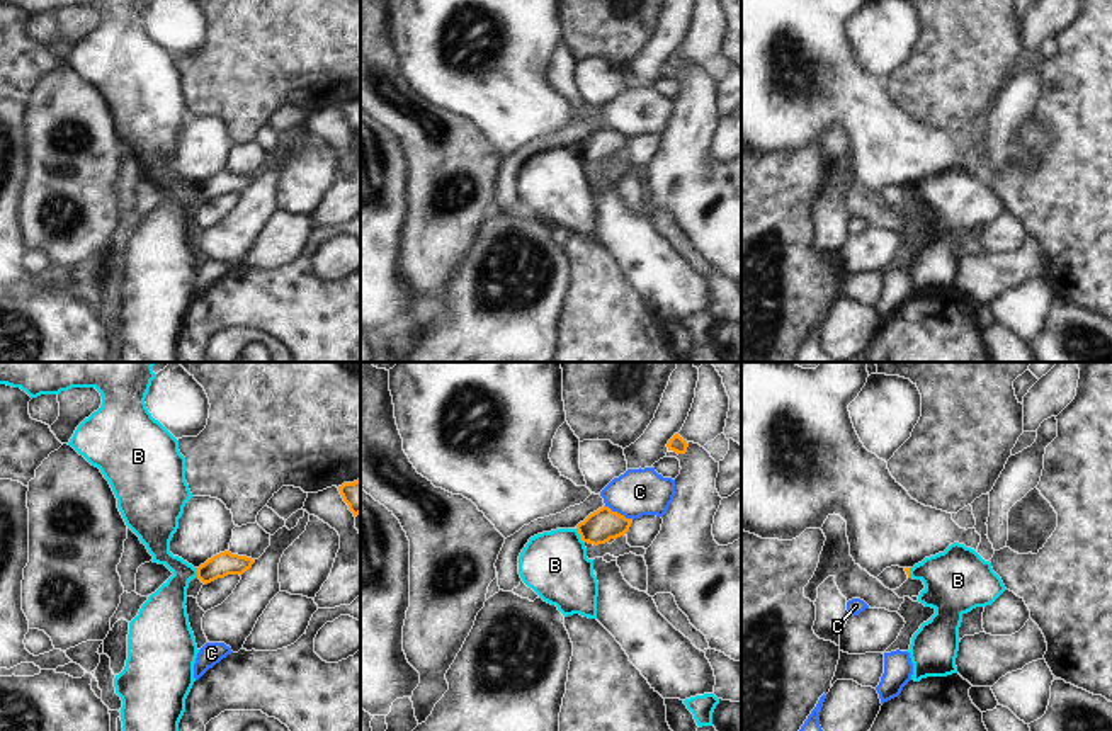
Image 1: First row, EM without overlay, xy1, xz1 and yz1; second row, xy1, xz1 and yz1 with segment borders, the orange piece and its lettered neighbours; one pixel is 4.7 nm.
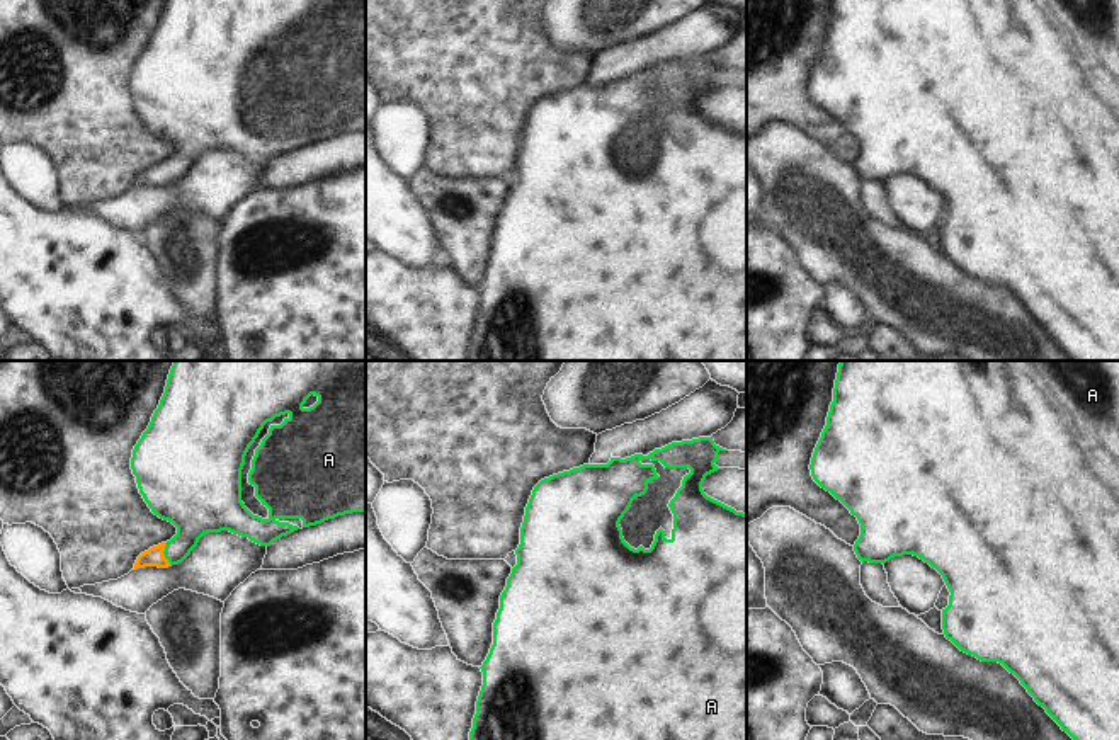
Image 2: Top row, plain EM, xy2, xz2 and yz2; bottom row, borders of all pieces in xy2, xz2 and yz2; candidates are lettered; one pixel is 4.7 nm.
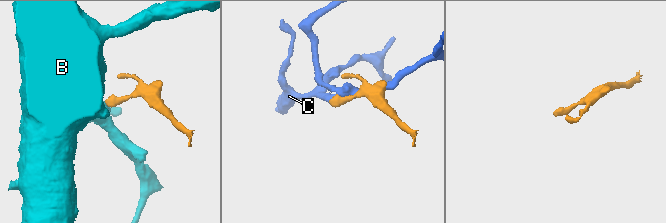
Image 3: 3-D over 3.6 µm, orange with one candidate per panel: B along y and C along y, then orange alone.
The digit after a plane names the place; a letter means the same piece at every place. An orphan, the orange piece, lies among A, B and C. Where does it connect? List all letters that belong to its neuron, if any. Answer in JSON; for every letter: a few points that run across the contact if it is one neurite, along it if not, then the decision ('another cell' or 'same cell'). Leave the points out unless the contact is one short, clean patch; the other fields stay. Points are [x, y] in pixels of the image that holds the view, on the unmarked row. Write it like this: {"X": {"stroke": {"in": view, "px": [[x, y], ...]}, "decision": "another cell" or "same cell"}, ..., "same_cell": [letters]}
{"A": {"stroke": {"in": "xy2", "px": [[153, 176], [164, 174], [189, 150], [194, 131]]}, "decision": "same cell"}, "B": {"stroke": {"in": "xz1", "px": [[575, 148], [584, 162]]}, "decision": "another cell"}, "C": {"decision": "another cell"}, "same_cell": ["A"]}

